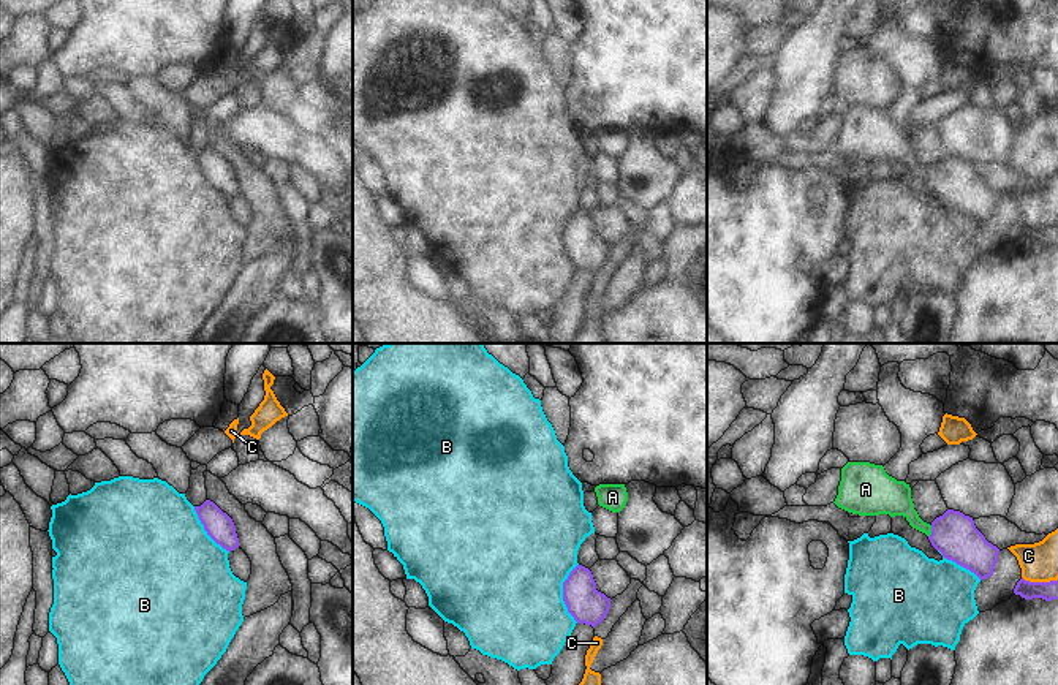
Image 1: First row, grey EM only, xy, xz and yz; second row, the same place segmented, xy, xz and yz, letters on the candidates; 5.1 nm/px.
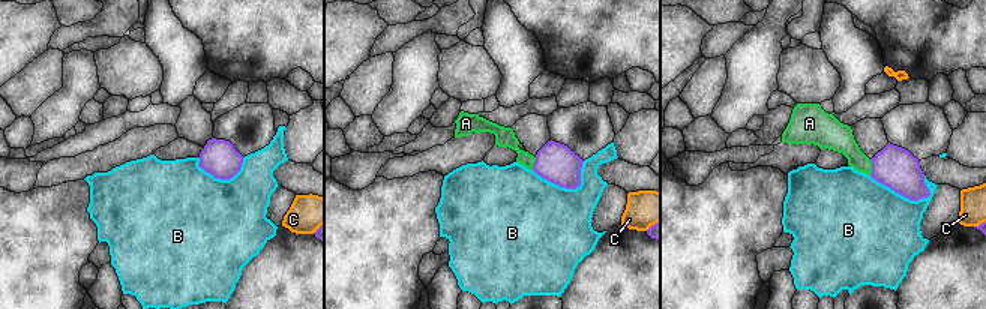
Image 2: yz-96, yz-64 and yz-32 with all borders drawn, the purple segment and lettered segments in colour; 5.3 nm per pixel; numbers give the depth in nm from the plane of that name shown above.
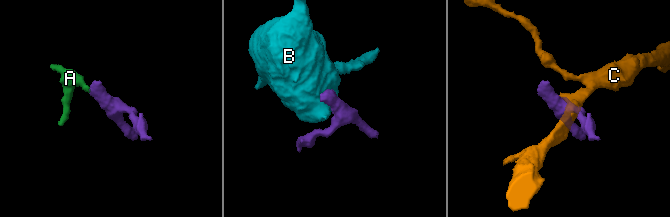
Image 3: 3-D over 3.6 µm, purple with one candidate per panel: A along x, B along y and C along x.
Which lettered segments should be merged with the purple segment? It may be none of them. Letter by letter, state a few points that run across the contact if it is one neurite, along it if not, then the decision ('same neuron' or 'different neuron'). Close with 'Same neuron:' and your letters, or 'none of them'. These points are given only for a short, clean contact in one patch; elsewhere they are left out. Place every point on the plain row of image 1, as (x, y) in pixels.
A: yz (954, 181), (932, 177), (922, 173), (895, 144) | same neuron
B: different neuron
C: different neuron
Same neuron: A

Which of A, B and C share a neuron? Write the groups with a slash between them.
A / B / C

